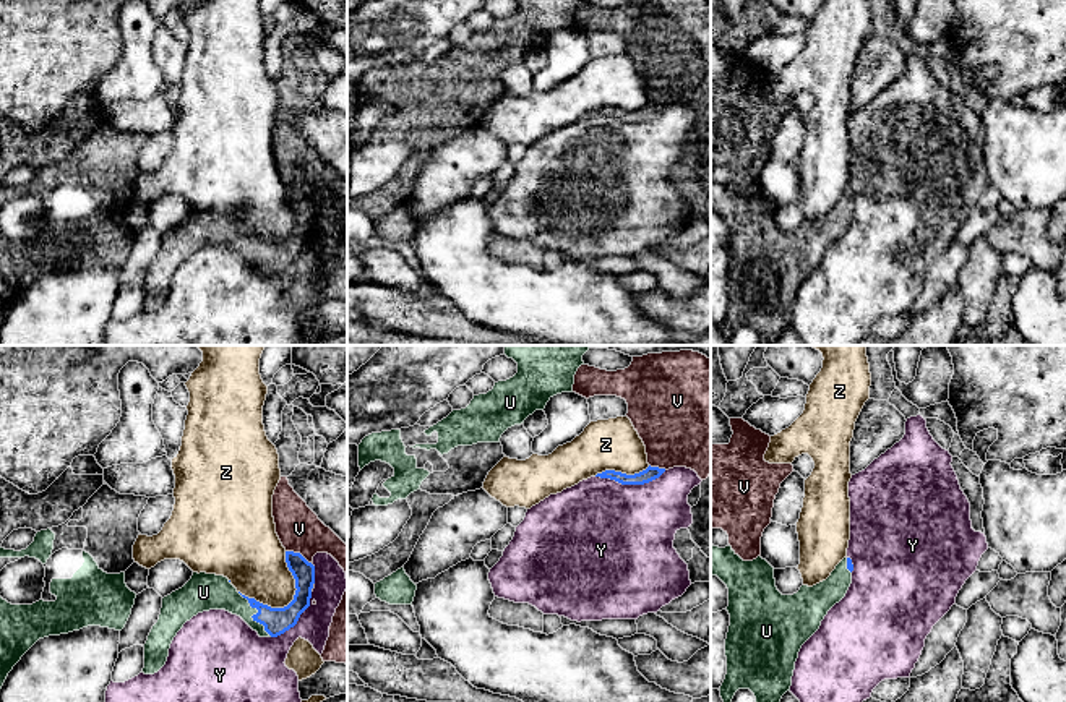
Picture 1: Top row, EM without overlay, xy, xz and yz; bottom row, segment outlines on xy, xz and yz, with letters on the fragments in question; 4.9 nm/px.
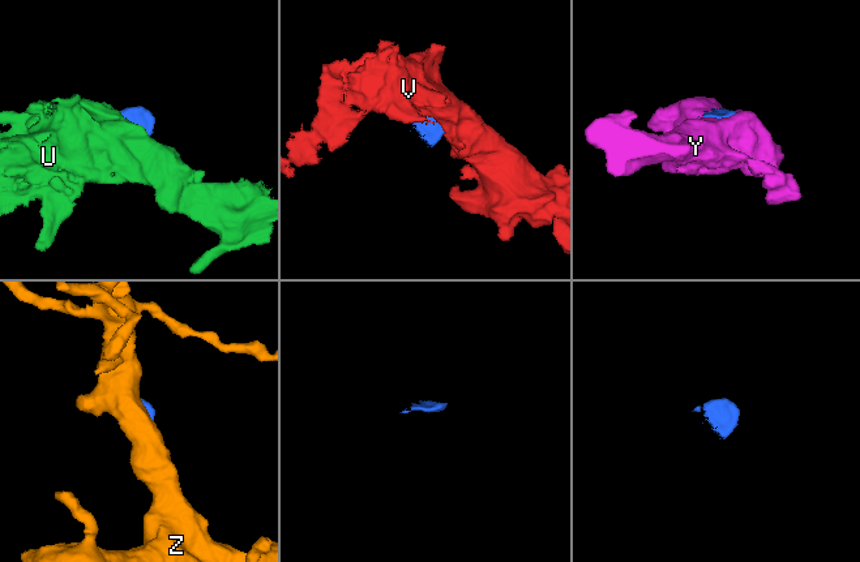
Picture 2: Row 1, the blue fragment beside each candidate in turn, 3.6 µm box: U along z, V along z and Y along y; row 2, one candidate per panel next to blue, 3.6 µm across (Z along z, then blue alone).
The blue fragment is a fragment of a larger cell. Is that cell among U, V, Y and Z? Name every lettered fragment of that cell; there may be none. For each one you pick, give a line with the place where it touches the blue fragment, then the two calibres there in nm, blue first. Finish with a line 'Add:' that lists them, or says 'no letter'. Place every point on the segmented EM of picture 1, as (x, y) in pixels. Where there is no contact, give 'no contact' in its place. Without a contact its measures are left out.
U: contact xy (257, 613); calibres 140 and 180 nm
Add: U

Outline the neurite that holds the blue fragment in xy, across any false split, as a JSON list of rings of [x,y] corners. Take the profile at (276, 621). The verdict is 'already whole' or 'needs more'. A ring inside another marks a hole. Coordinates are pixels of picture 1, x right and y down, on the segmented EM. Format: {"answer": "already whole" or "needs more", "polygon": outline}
{"answer": "needs more", "polygon": [[[286,551],[286,563],[295,579],[294,600],[284,608],[271,608],[242,595],[227,577],[193,572],[178,590],[162,598],[157,623],[144,644],[144,674],[157,673],[167,661],[169,648],[187,621],[203,611],[226,610],[240,616],[260,637],[277,637],[294,627],[310,606],[315,566],[300,553]]]}

